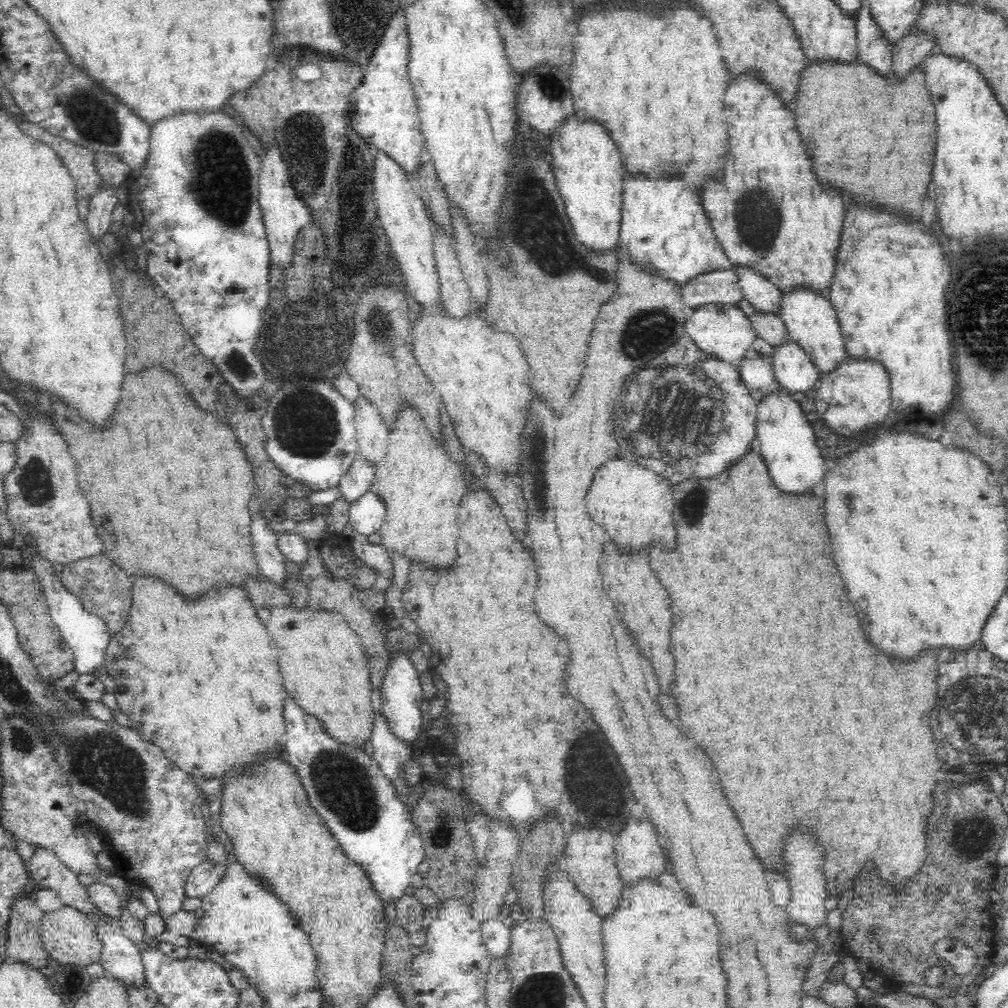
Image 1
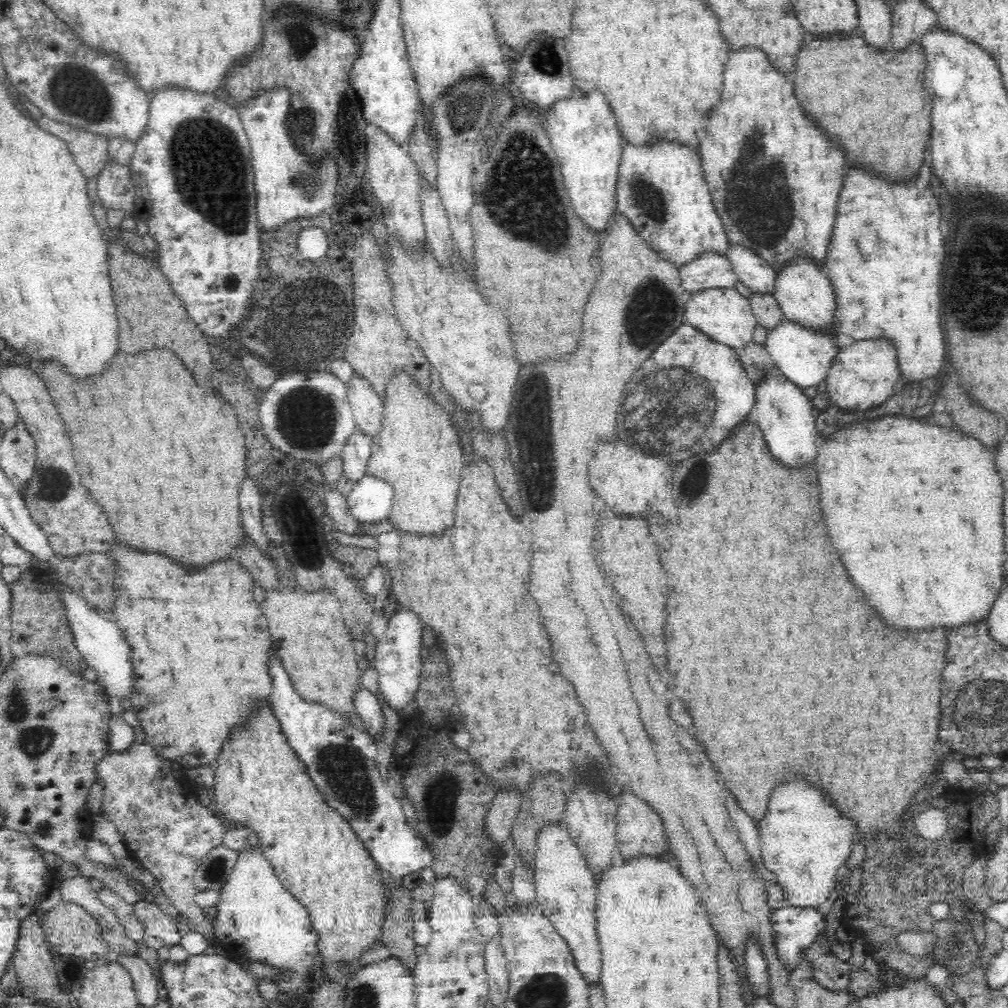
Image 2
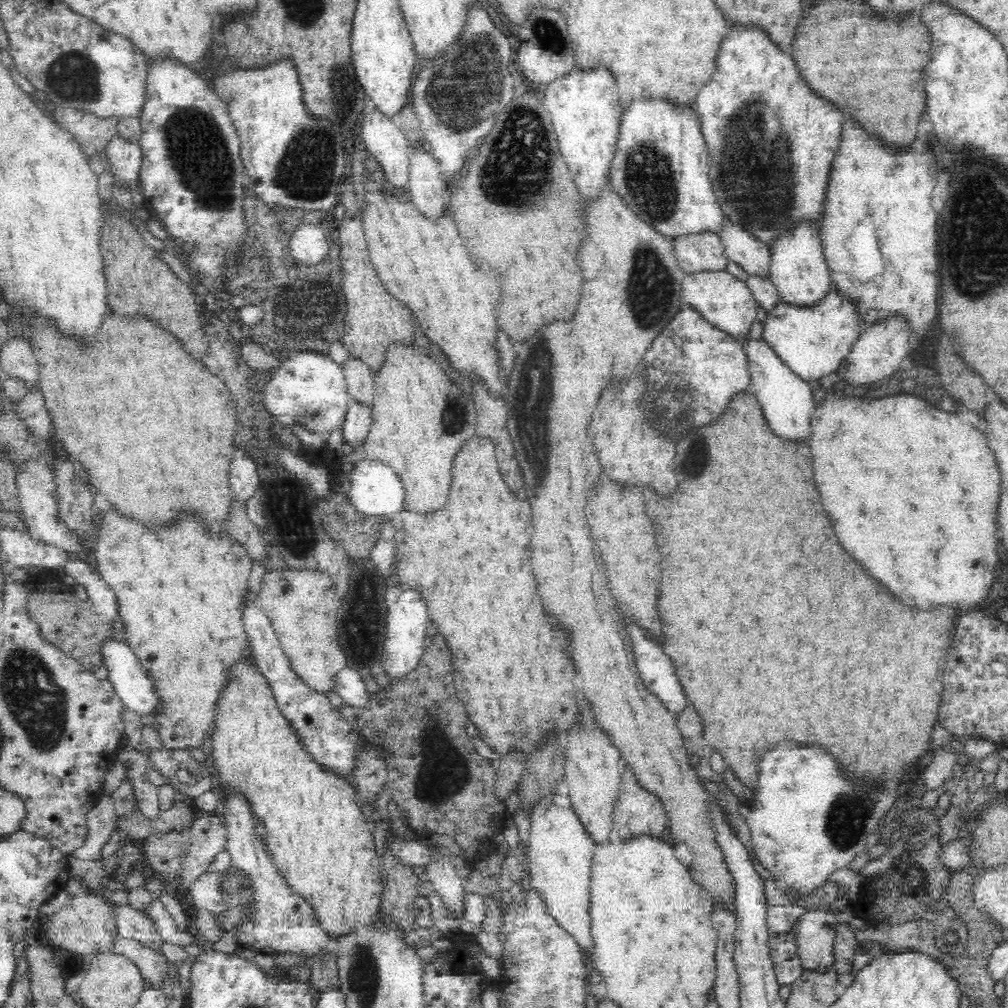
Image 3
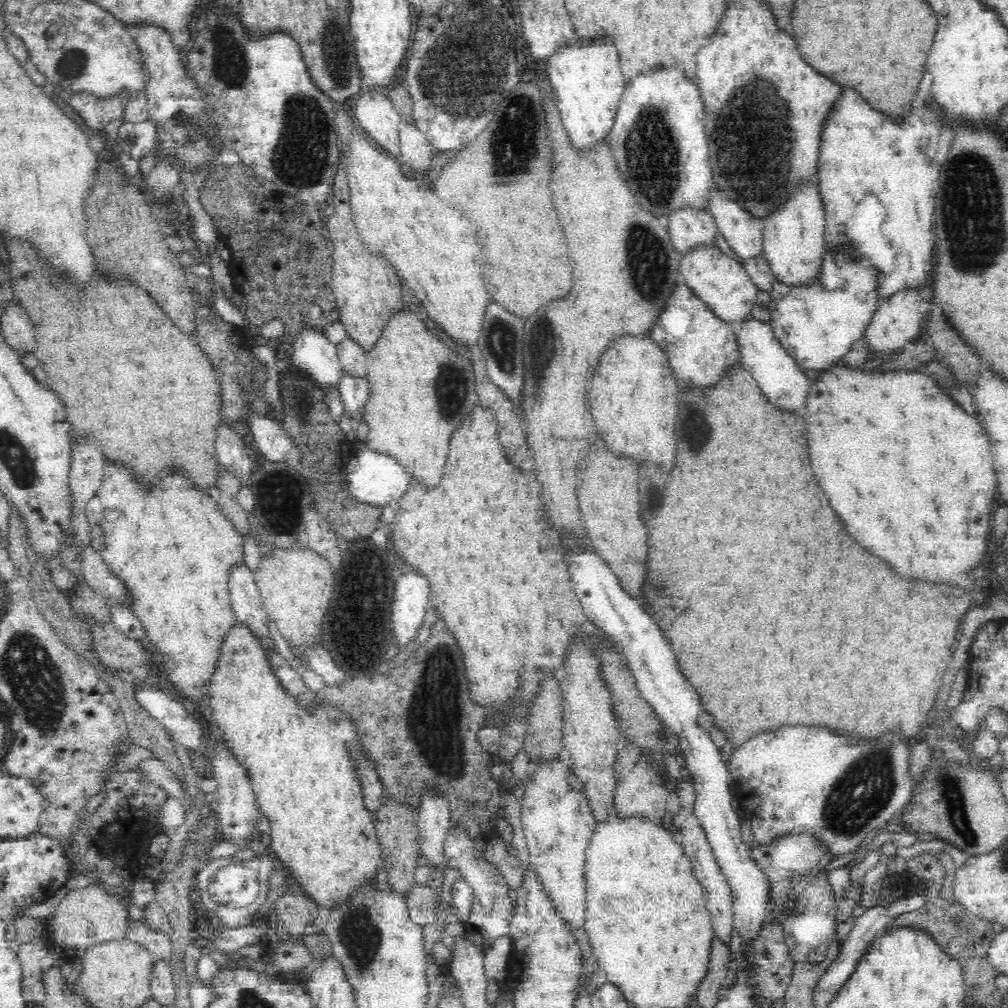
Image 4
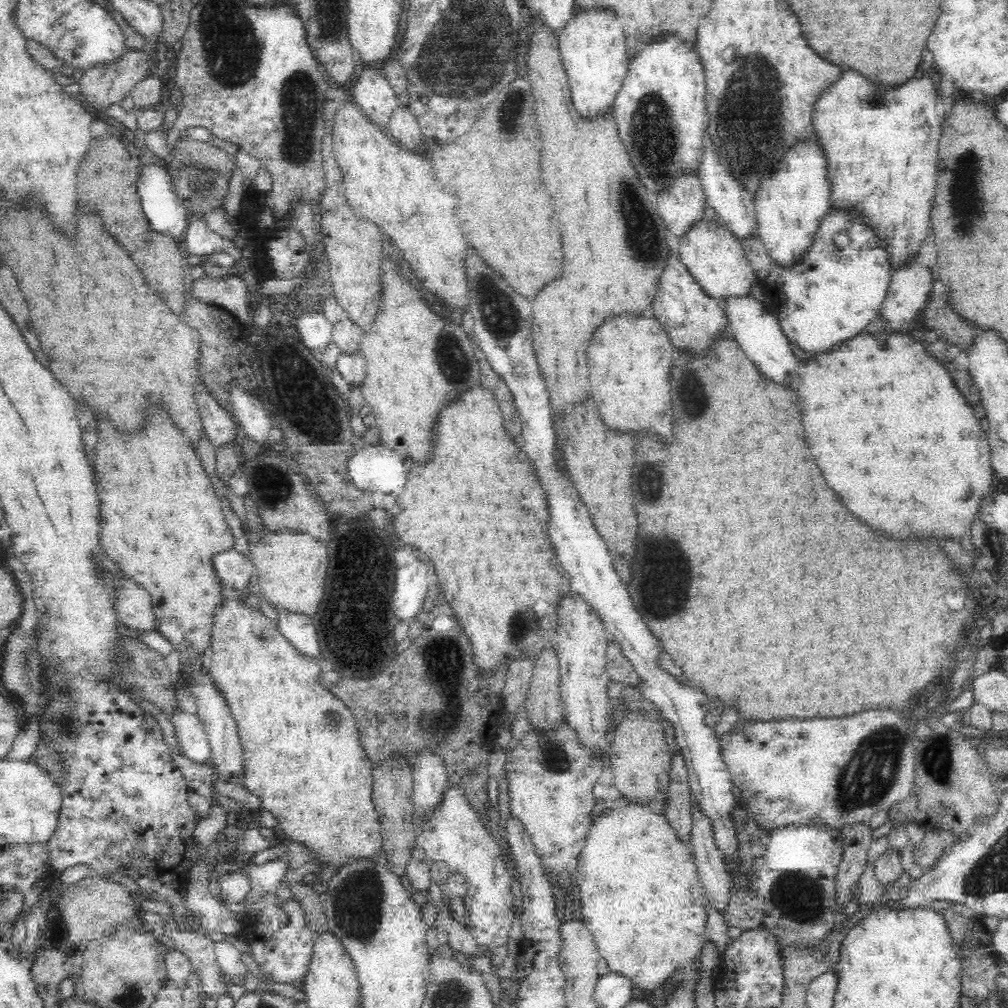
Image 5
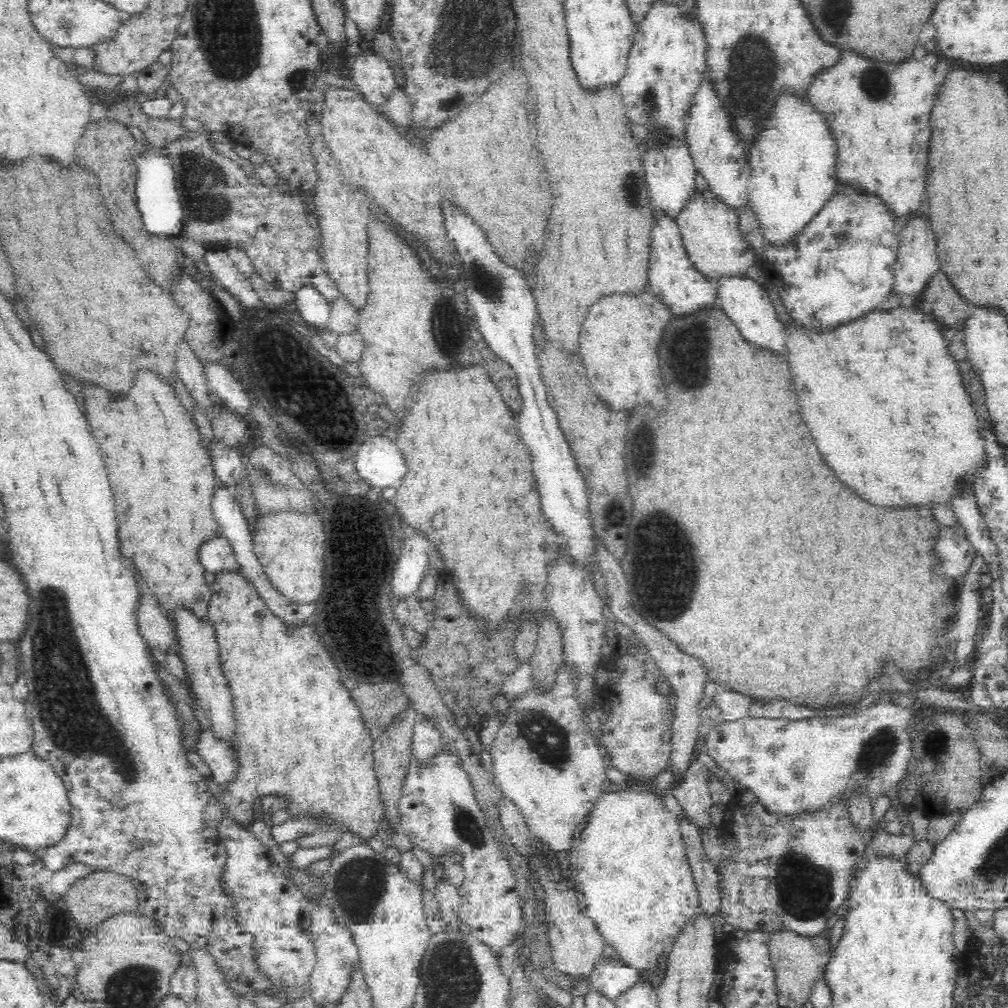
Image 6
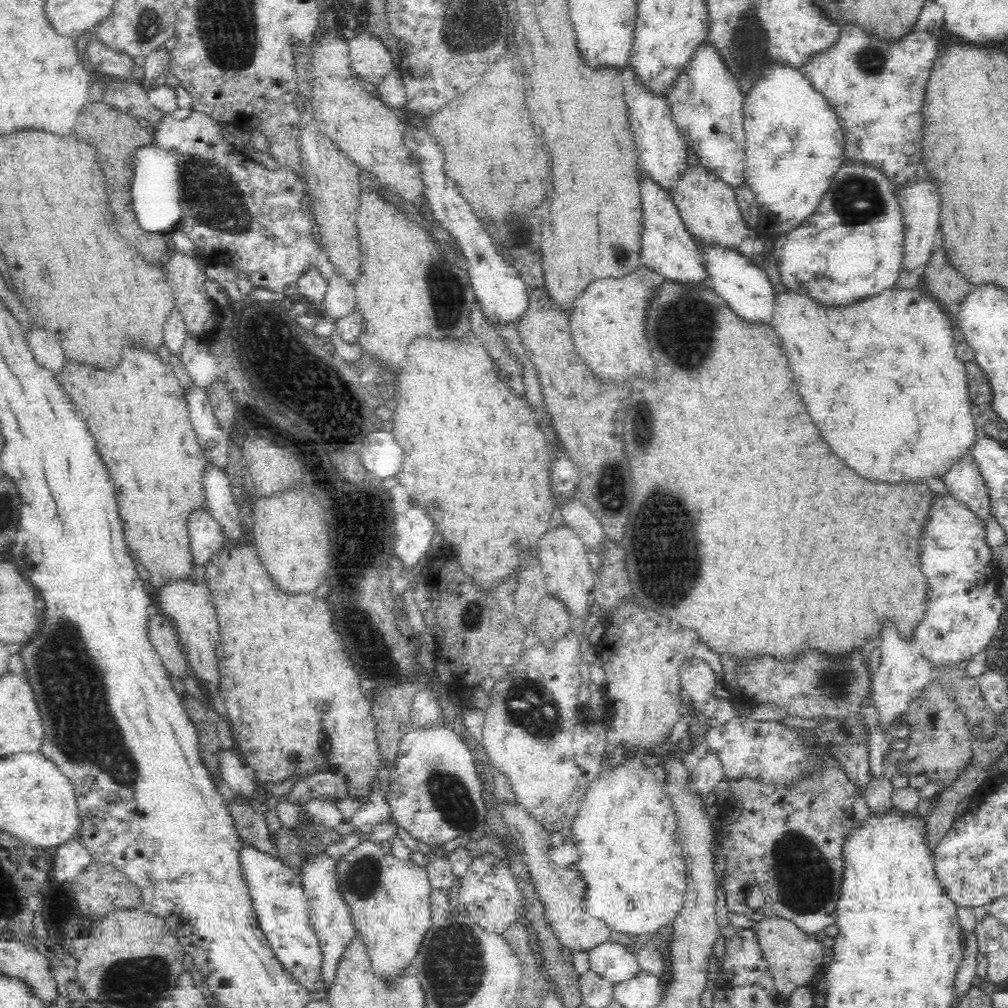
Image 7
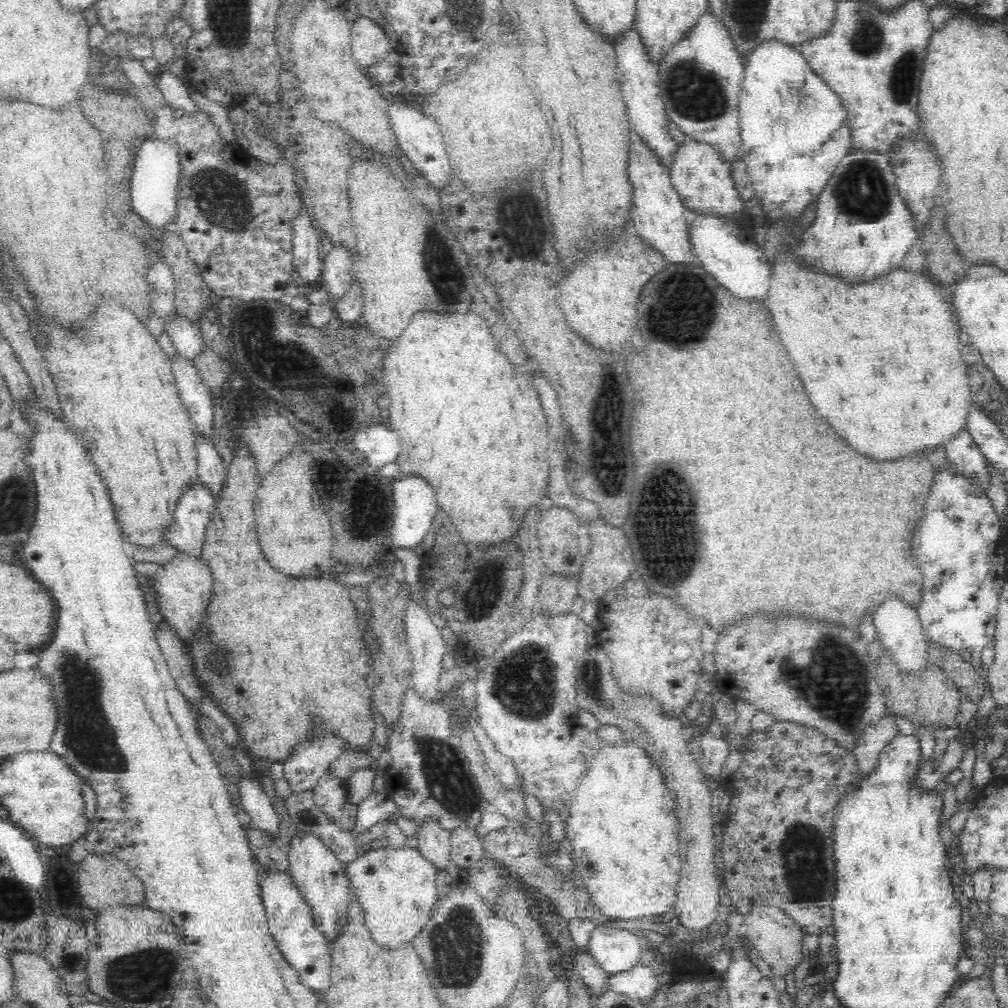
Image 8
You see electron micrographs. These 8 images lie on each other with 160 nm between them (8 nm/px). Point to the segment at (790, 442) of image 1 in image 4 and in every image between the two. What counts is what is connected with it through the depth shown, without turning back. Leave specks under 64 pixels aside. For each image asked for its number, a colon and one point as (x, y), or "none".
2: (784, 413)
3: (785, 398)
4: (781, 379)

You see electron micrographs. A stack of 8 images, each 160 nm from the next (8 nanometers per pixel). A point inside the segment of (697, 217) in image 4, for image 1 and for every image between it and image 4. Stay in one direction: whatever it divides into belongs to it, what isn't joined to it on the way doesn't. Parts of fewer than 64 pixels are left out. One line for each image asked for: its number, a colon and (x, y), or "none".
1: (721, 285)
2: (710, 269)
3: (704, 251)

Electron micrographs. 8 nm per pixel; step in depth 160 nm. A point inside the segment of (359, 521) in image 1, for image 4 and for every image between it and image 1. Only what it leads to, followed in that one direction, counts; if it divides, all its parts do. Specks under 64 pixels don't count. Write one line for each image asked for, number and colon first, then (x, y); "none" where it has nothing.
2: (370, 500)
3: (376, 489)
4: (376, 478)

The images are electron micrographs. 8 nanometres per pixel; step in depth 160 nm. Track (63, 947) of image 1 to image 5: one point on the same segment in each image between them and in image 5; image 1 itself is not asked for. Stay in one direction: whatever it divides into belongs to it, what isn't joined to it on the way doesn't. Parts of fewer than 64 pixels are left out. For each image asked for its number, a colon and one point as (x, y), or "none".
2: (70, 929)
3: (86, 923)
4: (88, 915)
5: (90, 908)

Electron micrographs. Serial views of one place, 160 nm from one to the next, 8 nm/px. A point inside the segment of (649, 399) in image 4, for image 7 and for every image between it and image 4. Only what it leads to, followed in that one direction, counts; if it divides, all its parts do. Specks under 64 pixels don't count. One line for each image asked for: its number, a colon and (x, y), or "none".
5: (629, 399)
6: (619, 336)
7: (607, 320)

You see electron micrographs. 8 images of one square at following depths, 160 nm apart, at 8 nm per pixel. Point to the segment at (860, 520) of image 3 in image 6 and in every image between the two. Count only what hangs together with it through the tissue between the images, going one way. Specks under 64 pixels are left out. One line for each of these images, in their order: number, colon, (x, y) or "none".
4: (905, 480)
5: (894, 437)
6: (884, 400)

